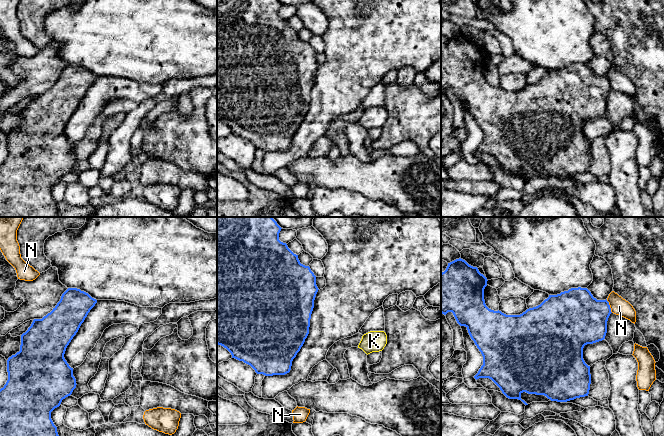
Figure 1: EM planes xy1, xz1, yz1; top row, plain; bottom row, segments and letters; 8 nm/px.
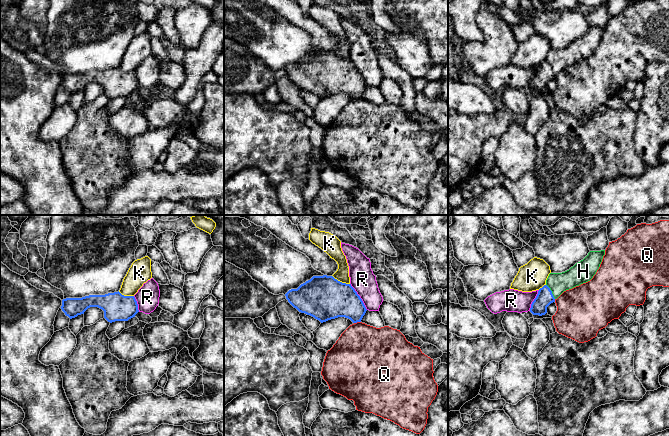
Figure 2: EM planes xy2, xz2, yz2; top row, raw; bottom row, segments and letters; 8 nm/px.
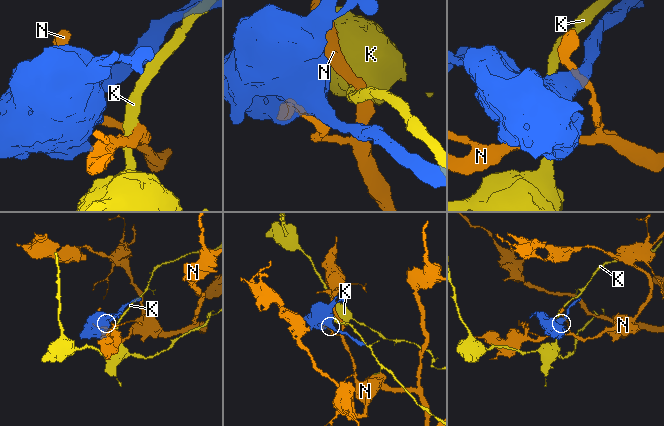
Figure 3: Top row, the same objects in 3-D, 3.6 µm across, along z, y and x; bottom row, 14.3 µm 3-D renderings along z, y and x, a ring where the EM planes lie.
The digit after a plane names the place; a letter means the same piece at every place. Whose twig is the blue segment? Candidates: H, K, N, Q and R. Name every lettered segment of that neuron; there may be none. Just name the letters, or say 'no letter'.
H

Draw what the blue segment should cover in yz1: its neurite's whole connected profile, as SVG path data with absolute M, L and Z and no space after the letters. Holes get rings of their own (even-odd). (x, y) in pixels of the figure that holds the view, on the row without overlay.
M459 34L450 39L444 48L441 49L441 89L446 91L452 88L457 99L460 102L465 102L471 115L481 128L483 132L483 141L478 149L474 152L477 156L479 154L491 155L502 167L502 169L509 175L521 176L525 181L528 181L521 175L521 170L526 168L528 170L544 171L551 177L567 178L576 174L588 172L591 160L590 142L588 142L583 135L583 124L587 120L593 120L605 115L607 109L607 97L610 92L611 84L609 78L606 76L597 76L593 73L587 64L571 64L568 67L561 68L557 71L549 71L540 81L529 84L520 91L506 91L501 87L494 87L489 85L484 76L484 65L487 62L487 54L481 50L477 43L469 41L465 36Z

